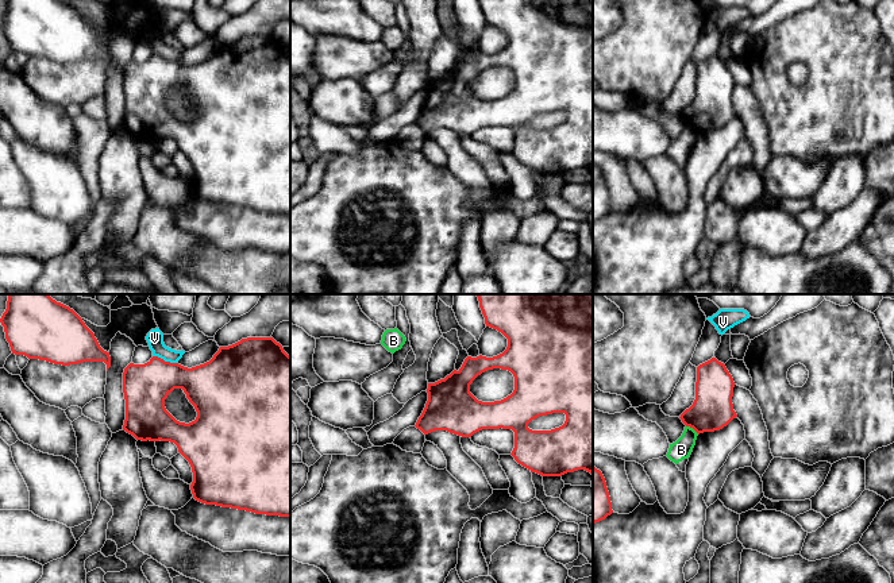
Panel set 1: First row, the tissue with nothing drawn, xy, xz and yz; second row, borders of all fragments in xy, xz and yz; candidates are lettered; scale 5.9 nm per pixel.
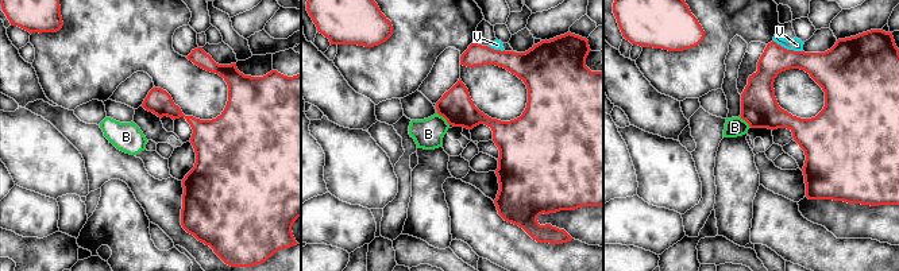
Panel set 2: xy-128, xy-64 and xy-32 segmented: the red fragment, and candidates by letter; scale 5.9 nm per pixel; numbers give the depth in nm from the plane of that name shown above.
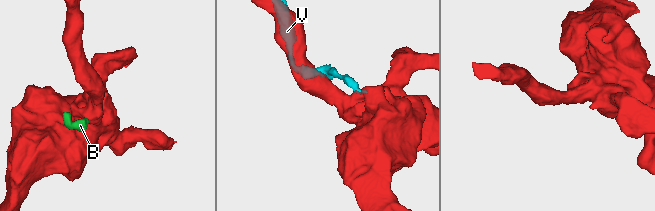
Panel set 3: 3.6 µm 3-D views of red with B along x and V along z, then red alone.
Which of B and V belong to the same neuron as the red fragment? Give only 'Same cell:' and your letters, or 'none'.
Same cell: none

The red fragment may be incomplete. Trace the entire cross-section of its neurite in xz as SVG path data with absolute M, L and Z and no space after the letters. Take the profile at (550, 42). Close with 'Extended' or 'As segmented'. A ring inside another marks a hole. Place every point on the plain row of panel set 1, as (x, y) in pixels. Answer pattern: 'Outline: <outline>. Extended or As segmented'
Outline: M479 0L486 24L497 27L508 36L506 47L493 55L467 54L462 65L444 77L428 81L428 99L416 120L424 132L435 128L471 135L482 127L512 127L515 146L512 154L523 165L542 174L562 174L585 167L593 173L593 0ZM493 66L508 67L515 74L515 88L501 99L482 100L470 90L470 82L482 70ZM552 111L564 111L562 124L551 128L532 128L528 121Z. As segmented

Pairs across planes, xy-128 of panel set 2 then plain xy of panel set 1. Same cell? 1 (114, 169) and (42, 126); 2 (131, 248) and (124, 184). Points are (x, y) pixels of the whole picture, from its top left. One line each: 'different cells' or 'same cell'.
1: different cells
2: same cell

